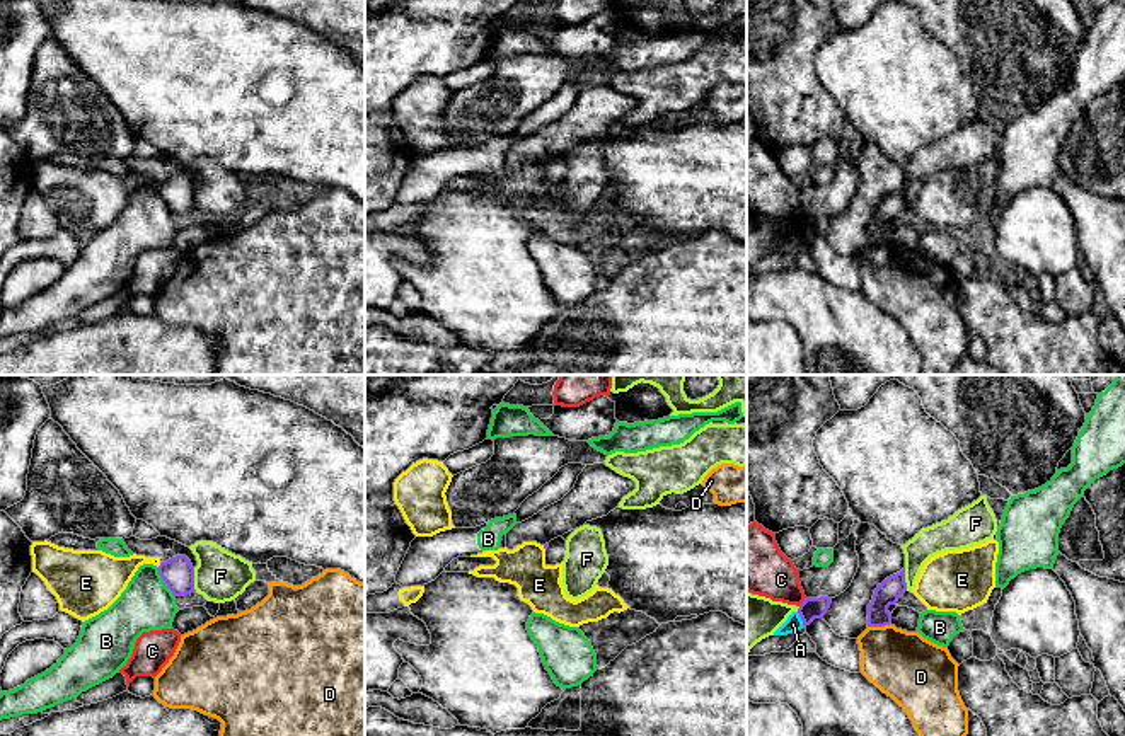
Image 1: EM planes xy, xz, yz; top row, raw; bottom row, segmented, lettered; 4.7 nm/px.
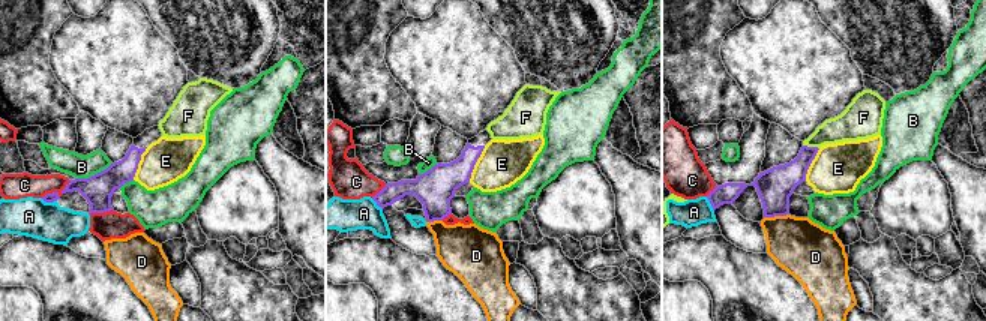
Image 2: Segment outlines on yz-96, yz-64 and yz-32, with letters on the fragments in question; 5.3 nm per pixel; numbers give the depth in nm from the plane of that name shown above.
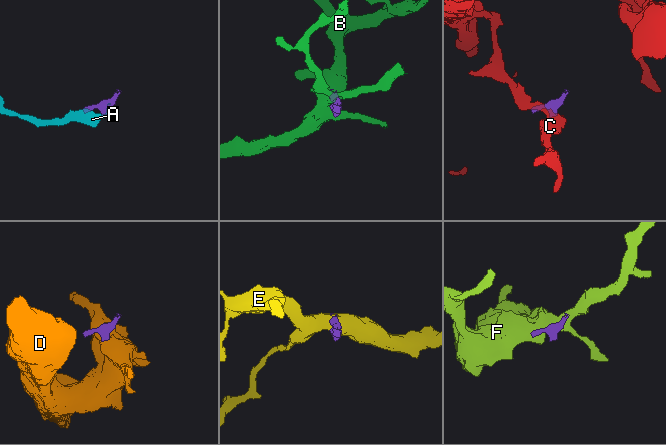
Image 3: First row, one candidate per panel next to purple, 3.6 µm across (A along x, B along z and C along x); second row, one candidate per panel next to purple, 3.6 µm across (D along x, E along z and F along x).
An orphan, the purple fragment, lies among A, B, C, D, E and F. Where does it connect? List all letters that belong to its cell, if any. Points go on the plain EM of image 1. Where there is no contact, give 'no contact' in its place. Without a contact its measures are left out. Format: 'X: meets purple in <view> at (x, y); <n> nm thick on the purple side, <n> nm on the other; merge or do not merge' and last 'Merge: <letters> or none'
A: meets purple in yz at (801, 237); 100 nm thick on the purple side, 80 nm on the other; do not merge
B: meets purple in xy at (164, 200); 160 nm thick on the purple side, 240 nm on the other; do not merge
C: meets purple in yz at (803, 220); 100 nm thick on the purple side, 240 nm on the other; do not merge
D: meets purple in yz at (878, 244); 120 nm thick on the purple side, 320 nm on the other; do not merge
E: meets purple in xy at (161, 183); 160 nm thick on the purple side, 190 nm on the other; do not merge
F: meets purple in xy at (193, 198); 160 nm thick on the purple side, 240 nm on the other; do not merge
Merge: none

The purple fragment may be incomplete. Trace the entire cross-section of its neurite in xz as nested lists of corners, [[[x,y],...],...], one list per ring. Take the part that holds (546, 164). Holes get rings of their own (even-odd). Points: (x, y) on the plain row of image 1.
[[[557,155],[544,164],[545,167],[545,184],[556,184],[561,182],[566,175],[566,158],[562,155]]]

